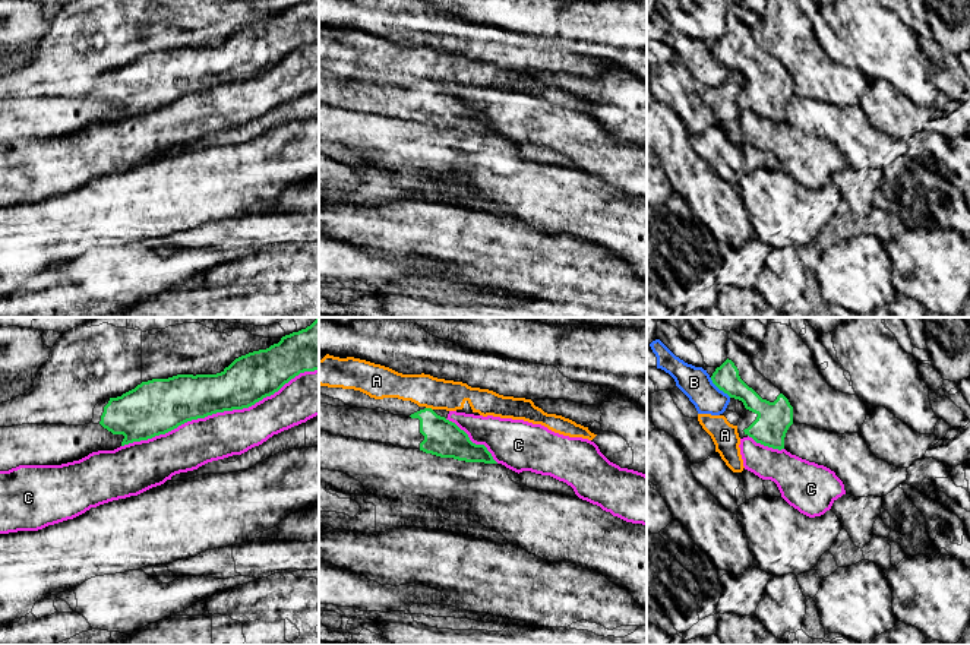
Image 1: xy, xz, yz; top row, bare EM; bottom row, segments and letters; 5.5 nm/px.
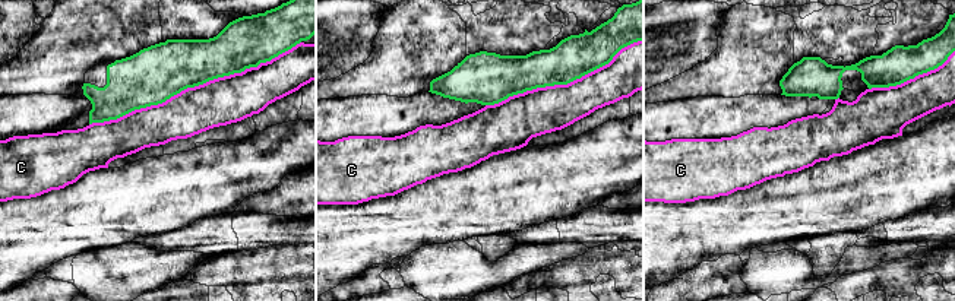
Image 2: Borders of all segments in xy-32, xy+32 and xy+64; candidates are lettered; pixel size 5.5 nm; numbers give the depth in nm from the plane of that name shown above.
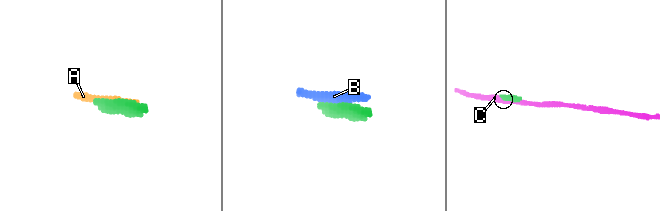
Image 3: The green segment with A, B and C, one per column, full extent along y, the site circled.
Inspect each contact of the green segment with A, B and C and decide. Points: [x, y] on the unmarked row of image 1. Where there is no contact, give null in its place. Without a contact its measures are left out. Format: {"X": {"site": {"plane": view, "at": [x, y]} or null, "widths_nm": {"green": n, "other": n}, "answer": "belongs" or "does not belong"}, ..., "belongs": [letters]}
{"A": {"site": {"plane": "xz", "at": [429, 81]}, "widths_nm": {"green": 200, "other": 180}, "answer": "does not belong"}, "B": {"site": {"plane": "yz", "at": [720, 62]}, "widths_nm": {"green": 150, "other": 170}, "answer": "does not belong"}, "C": {"site": {"plane": "xy", "at": [220, 84]}, "widths_nm": {"green": 260, "other": 260}, "answer": "does not belong"}, "belongs": []}

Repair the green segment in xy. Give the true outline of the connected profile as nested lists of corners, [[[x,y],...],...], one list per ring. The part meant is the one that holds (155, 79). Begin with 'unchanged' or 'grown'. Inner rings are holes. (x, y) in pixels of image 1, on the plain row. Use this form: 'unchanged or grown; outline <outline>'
grown; outline [[[306,0],[266,22],[236,31],[217,47],[142,54],[121,69],[99,73],[91,95],[123,107],[124,118],[165,107],[192,92],[249,80],[300,45],[315,42],[319,42],[319,0]]]

